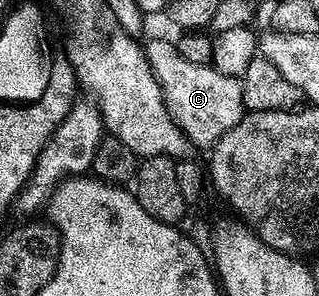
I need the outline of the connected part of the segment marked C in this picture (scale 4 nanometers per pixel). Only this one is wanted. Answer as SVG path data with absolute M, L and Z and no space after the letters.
M153 39L147 43L149 64L159 81L169 114L194 148L212 148L223 135L247 114L241 80L236 75L224 75L212 65L195 65L179 53L176 42Z

